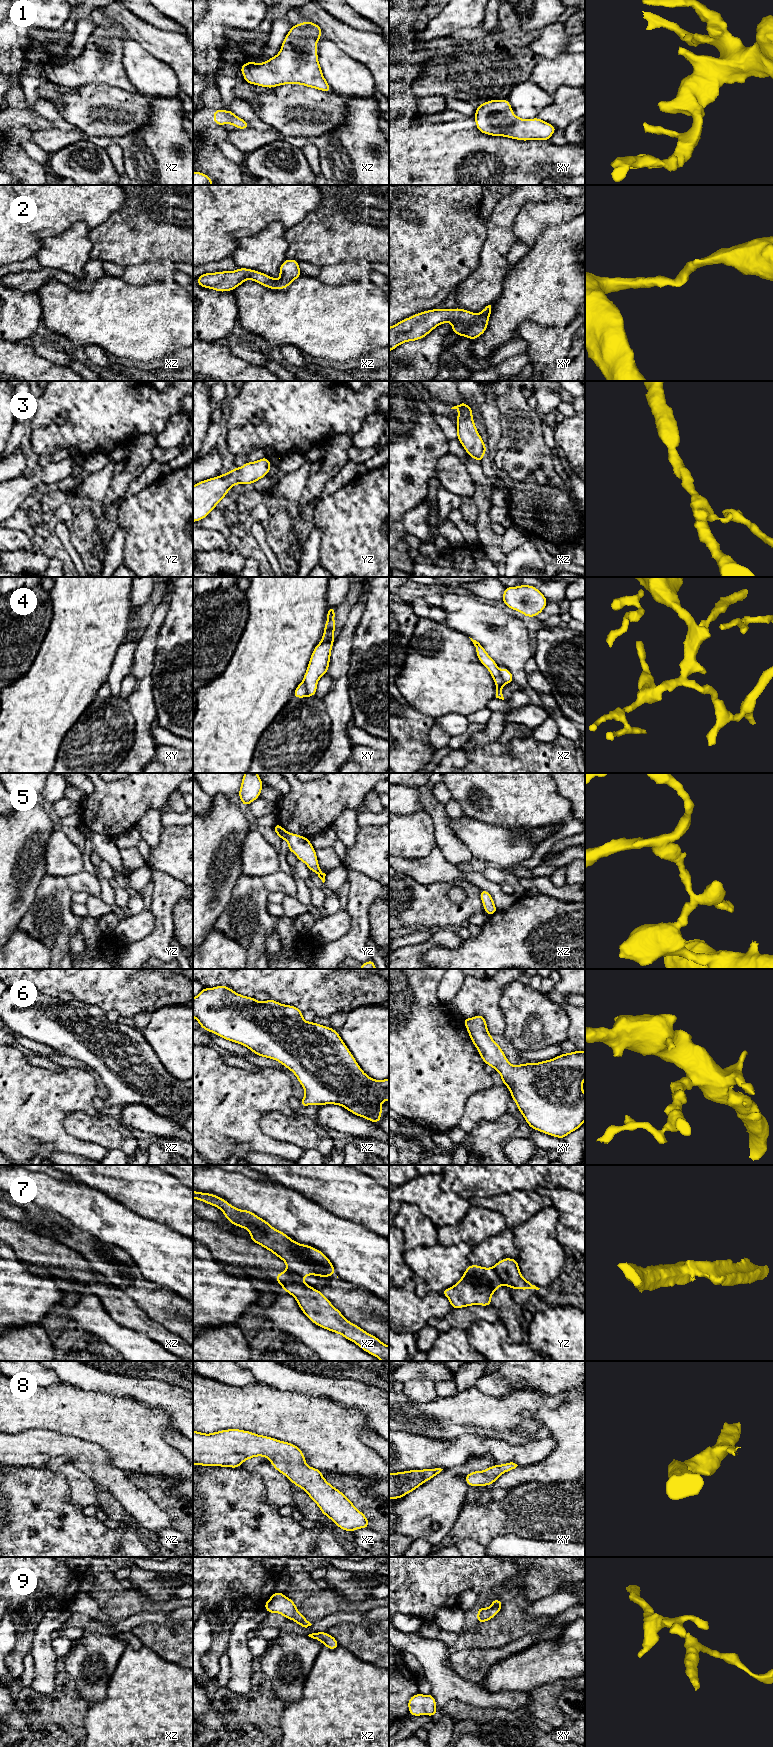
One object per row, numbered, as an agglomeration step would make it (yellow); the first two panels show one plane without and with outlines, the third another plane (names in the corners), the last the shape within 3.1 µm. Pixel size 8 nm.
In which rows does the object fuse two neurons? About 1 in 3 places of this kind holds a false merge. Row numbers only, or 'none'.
4, 7

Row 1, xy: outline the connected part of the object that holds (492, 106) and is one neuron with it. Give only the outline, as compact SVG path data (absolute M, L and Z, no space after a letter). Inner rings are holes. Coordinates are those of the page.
M507 99L489 100L477 106L474 119L477 129L483 134L503 136L522 141L550 140L552 134L557 130L555 126L537 117L533 119L519 118L513 113L511 104Z

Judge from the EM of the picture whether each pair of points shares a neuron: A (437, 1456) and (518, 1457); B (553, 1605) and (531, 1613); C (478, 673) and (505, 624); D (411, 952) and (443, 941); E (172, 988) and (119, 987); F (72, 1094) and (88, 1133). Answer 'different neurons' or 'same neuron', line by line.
A: same neuron
B: same neuron
C: different neurons
D: same neuron
E: same neuron
F: different neurons

